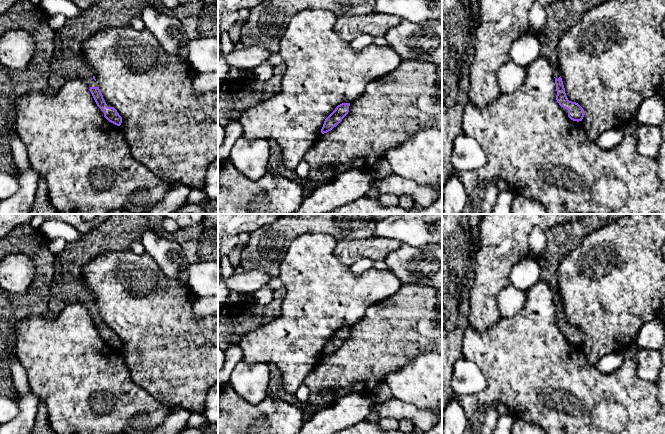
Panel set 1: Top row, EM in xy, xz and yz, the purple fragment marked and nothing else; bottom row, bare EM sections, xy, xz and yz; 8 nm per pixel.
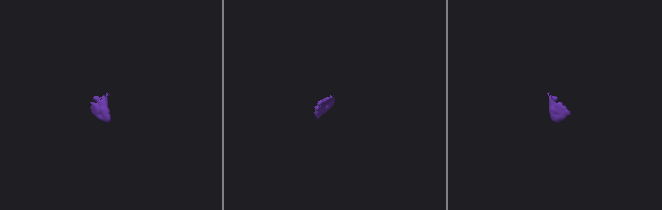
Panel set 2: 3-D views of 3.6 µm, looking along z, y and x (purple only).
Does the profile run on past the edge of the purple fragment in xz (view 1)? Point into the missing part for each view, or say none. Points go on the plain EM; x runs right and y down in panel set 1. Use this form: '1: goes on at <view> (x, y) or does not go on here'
1: does not go on here

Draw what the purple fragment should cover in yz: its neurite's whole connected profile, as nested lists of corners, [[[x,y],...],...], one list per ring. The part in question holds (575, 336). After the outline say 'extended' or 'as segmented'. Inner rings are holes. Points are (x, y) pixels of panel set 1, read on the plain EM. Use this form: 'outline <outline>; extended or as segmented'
outline [[[585,214],[577,220],[544,231],[547,245],[536,257],[541,269],[540,280],[552,291],[557,315],[556,324],[561,331],[568,334],[568,341],[573,345],[582,345],[585,335],[578,327],[569,325],[566,320],[557,281],[557,268],[563,258],[580,245],[587,235],[622,216],[624,214]]]; extended

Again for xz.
outline [[[342,327],[325,343],[321,357],[327,357],[336,351],[349,336],[350,327]]]; as segmented

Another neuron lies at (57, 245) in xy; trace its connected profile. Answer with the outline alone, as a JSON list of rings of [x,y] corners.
[[[63,238],[49,240],[50,251],[54,256],[61,254],[67,247],[67,241]]]

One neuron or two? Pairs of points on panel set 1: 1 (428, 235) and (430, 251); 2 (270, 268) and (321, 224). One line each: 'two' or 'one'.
1: two
2: one

